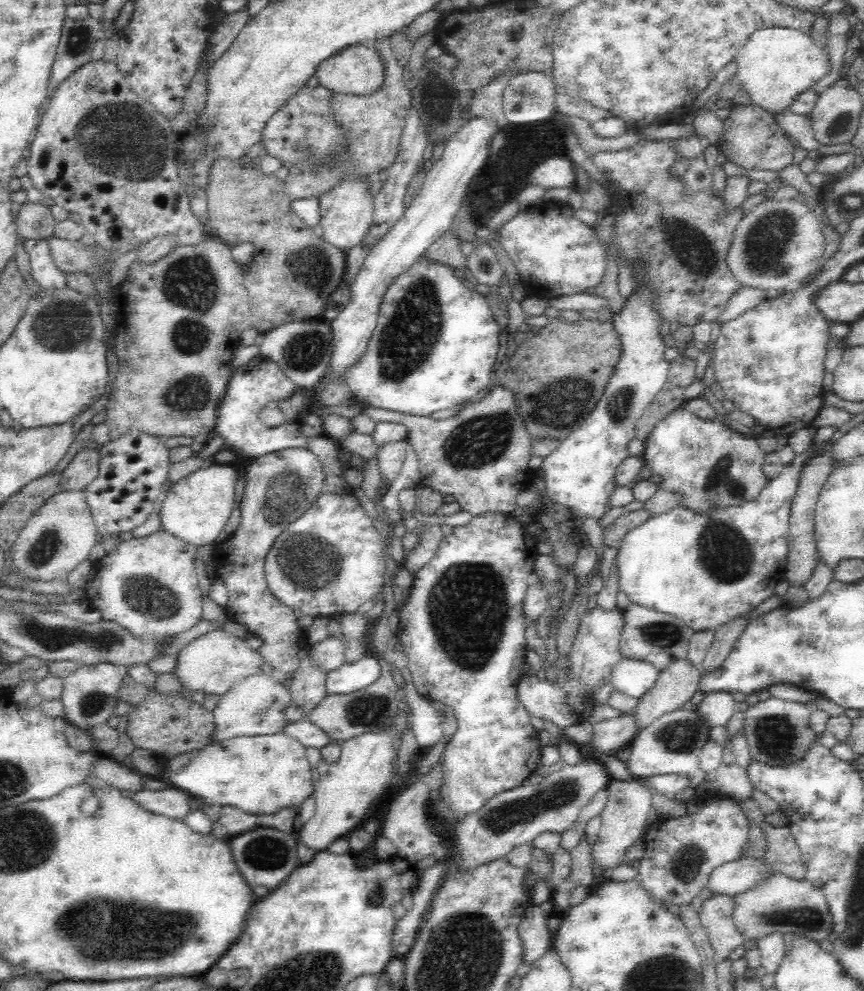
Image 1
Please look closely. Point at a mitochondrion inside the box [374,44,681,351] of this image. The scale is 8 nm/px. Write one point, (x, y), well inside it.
(525, 100)

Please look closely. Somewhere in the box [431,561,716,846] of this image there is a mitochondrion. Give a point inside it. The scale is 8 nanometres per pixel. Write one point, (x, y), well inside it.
(512, 813)

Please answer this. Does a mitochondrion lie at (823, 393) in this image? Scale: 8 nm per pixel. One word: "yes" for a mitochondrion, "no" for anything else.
no

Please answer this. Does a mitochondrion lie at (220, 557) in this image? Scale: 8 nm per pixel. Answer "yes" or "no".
no

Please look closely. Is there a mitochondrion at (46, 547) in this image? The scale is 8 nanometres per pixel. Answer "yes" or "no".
yes

